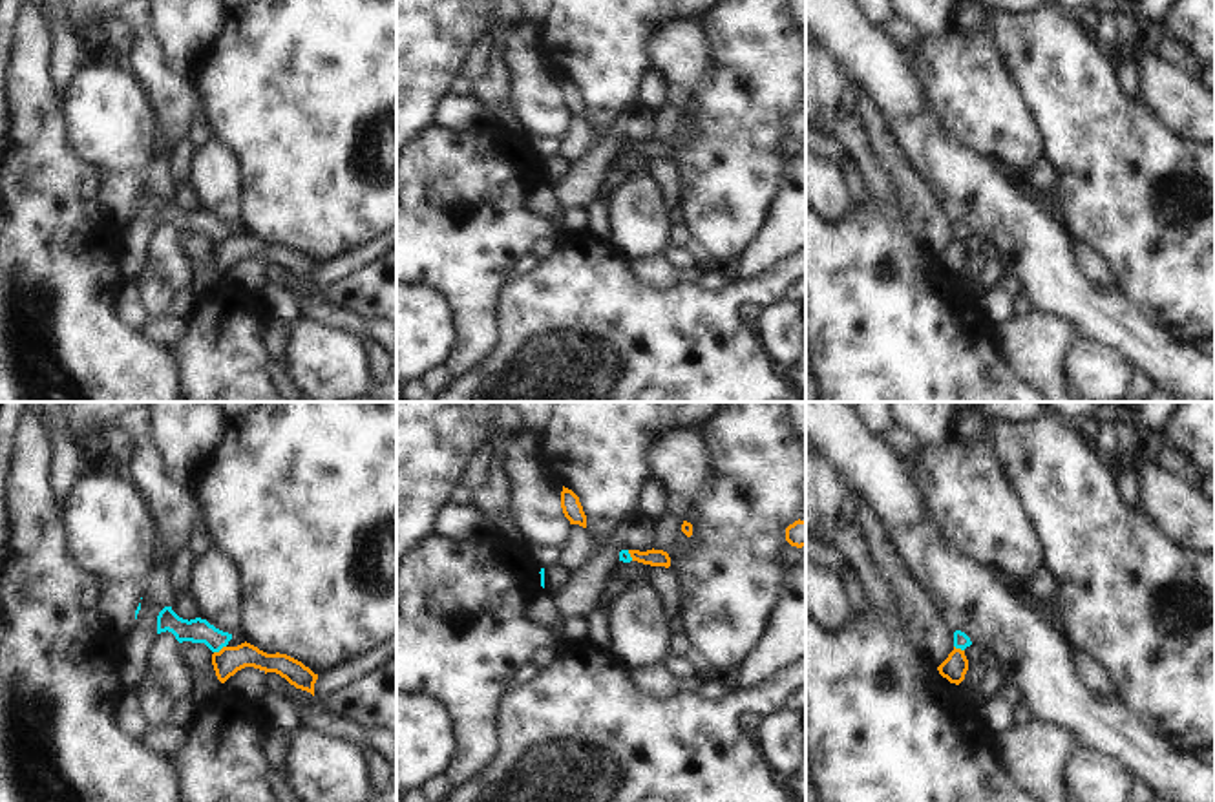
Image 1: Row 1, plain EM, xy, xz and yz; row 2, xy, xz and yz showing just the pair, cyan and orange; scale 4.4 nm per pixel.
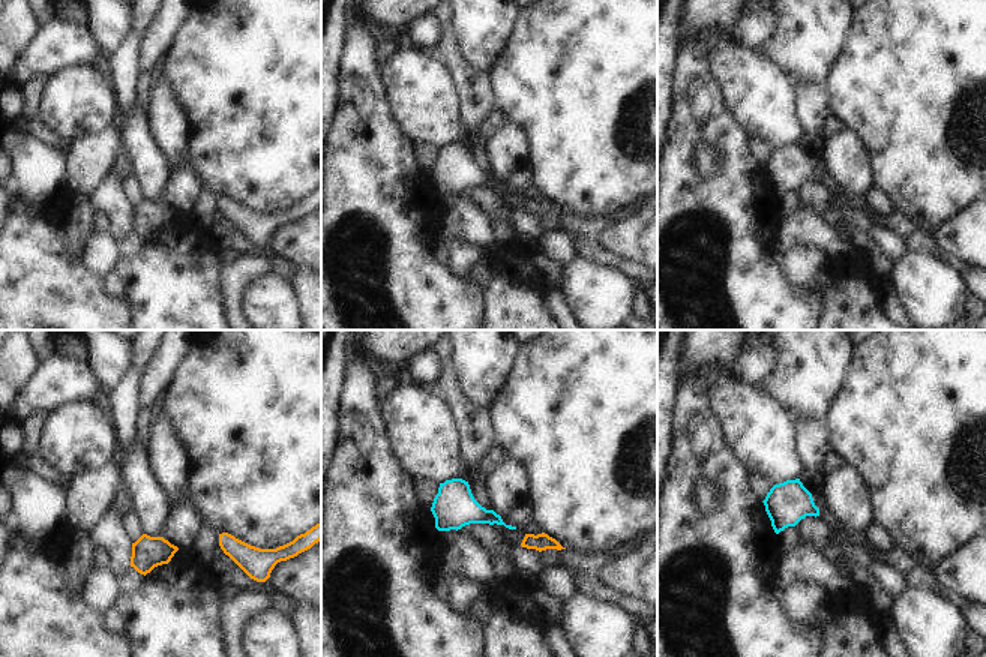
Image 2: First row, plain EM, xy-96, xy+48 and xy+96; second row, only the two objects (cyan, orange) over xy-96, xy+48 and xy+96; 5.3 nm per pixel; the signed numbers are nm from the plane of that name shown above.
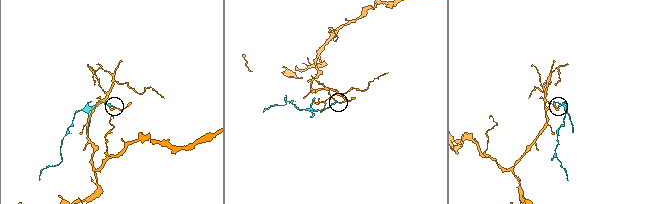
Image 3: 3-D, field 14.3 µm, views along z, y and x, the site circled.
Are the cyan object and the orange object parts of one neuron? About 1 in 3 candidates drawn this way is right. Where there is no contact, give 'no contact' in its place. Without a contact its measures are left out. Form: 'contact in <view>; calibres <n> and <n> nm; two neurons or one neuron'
contact in xy; calibres 110 and 120 nm; two neurons

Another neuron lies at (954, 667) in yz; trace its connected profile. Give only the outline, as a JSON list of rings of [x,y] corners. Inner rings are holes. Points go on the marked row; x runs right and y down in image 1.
[[[956,649],[948,654],[948,658],[937,667],[939,674],[946,678],[950,683],[959,685],[965,680],[968,670],[968,660],[965,650]]]

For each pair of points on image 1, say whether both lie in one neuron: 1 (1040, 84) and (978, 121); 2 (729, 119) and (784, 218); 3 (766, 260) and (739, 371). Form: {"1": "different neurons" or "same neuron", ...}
{"1": "different neurons", "2": "different neurons", "3": "different neurons"}

